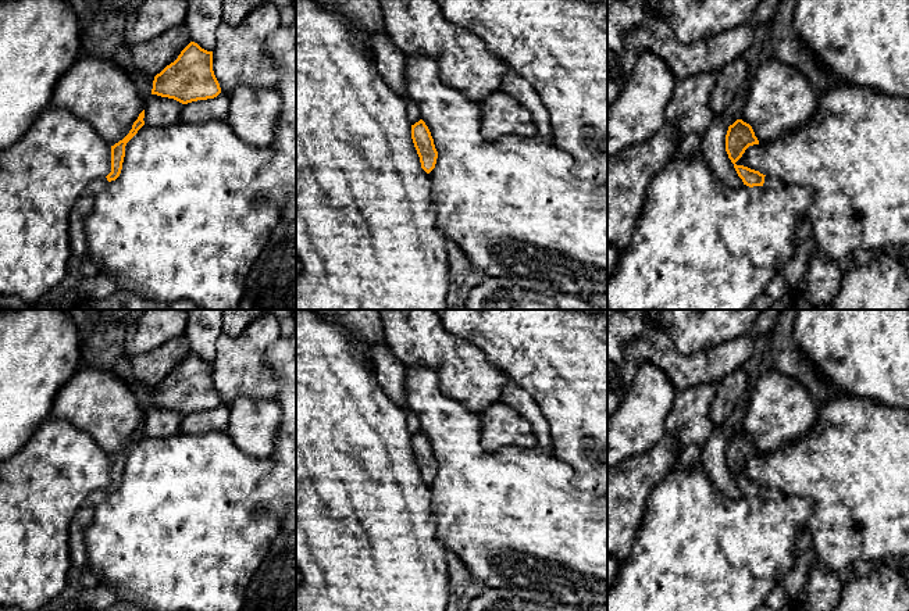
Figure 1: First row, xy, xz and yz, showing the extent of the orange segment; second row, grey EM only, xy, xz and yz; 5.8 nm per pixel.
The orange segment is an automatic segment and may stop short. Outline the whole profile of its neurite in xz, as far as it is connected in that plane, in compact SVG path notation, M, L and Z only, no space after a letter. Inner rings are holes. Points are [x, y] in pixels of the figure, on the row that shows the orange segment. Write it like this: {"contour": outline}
{"contour": "M423 119L411 125L411 139L420 157L421 168L429 174L435 168L438 151L431 132Z"}

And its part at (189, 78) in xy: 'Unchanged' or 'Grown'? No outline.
Unchanged

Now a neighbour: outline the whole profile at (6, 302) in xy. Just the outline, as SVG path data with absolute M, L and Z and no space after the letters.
M0 294L0 310L39 310L39 307L35 304L26 304L17 296Z

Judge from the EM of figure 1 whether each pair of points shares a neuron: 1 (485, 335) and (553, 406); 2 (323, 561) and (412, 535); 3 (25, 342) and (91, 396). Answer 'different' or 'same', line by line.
1: same
2: same
3: different

